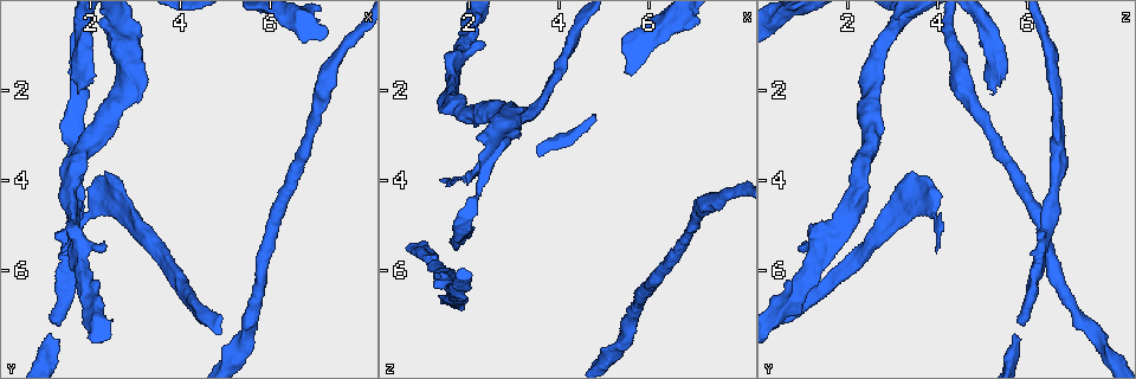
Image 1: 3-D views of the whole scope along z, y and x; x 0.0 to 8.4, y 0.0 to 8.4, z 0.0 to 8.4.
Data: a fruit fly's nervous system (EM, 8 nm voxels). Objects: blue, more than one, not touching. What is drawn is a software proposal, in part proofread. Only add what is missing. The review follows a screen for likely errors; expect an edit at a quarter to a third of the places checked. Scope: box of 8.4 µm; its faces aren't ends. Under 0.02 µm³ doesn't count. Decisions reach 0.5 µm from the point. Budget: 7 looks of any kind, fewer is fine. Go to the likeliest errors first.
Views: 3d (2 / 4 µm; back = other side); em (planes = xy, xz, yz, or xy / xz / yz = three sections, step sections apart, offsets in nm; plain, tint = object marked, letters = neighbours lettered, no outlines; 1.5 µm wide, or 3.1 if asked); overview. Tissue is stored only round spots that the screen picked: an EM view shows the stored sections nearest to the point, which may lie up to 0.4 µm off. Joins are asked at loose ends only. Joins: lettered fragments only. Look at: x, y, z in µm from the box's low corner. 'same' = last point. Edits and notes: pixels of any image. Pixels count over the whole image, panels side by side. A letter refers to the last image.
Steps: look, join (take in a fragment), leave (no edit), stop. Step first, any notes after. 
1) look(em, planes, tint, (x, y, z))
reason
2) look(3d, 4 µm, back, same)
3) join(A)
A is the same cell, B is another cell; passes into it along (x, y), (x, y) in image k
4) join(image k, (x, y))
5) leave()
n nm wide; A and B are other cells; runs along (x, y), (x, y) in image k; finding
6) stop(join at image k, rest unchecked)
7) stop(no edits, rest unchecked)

look(em, xy, step 8, letters, (1.75, 2.10, 5.20))
long arm stops here

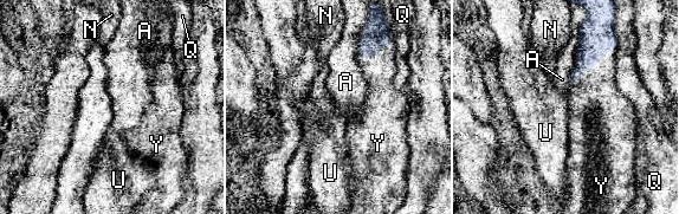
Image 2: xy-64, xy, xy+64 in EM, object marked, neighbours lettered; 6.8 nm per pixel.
look(em, planes, letters, same)
cut it another way

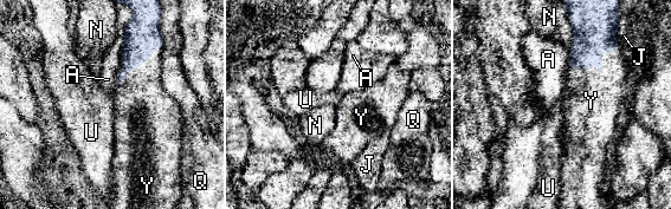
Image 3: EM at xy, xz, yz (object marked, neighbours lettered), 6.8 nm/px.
join(Y)
Y is the same cell, A, J, N, Q and U are other cells; it goes on there

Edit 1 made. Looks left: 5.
look(overview)

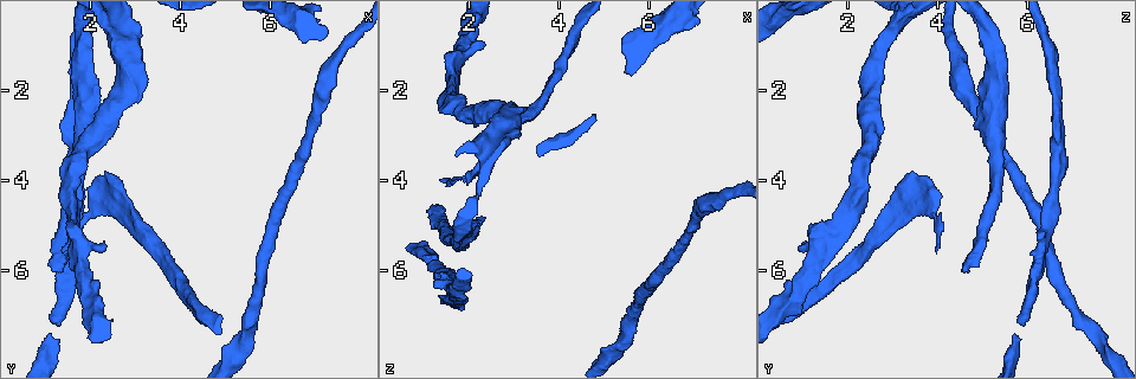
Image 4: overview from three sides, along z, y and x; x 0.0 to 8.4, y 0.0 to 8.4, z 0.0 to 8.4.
look(3d, 4 µm, (1.10, 7.40, 5.70))
long arm stops here

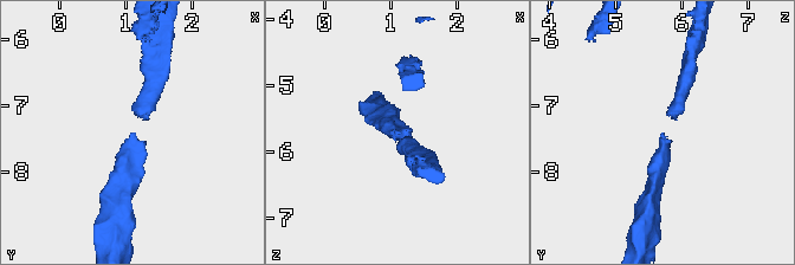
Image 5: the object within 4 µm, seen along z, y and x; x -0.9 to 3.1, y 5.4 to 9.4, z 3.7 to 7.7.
look(em, xz, step 4, letters, (1.15, 7.45, 5.65))
shape alone is not enough

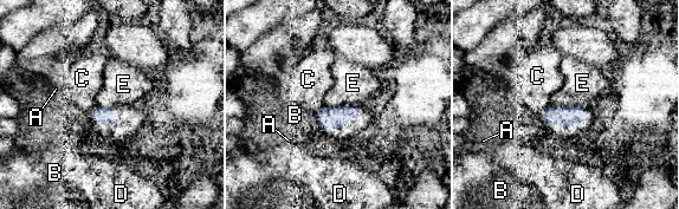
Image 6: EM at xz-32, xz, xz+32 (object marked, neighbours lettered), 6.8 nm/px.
look(em, planes, letters, same)
another direction

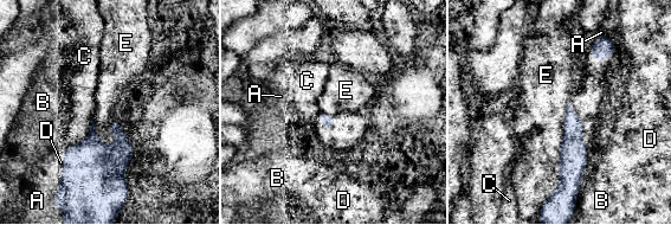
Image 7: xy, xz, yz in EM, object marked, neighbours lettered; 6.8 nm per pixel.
leave()
A, B, C, D and E are other cells; border along (568, 102), (559, 184), (552, 193) in image 7; no lettered fragment goes on from it

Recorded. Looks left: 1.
stop(join at image 3, rest unchecked)

